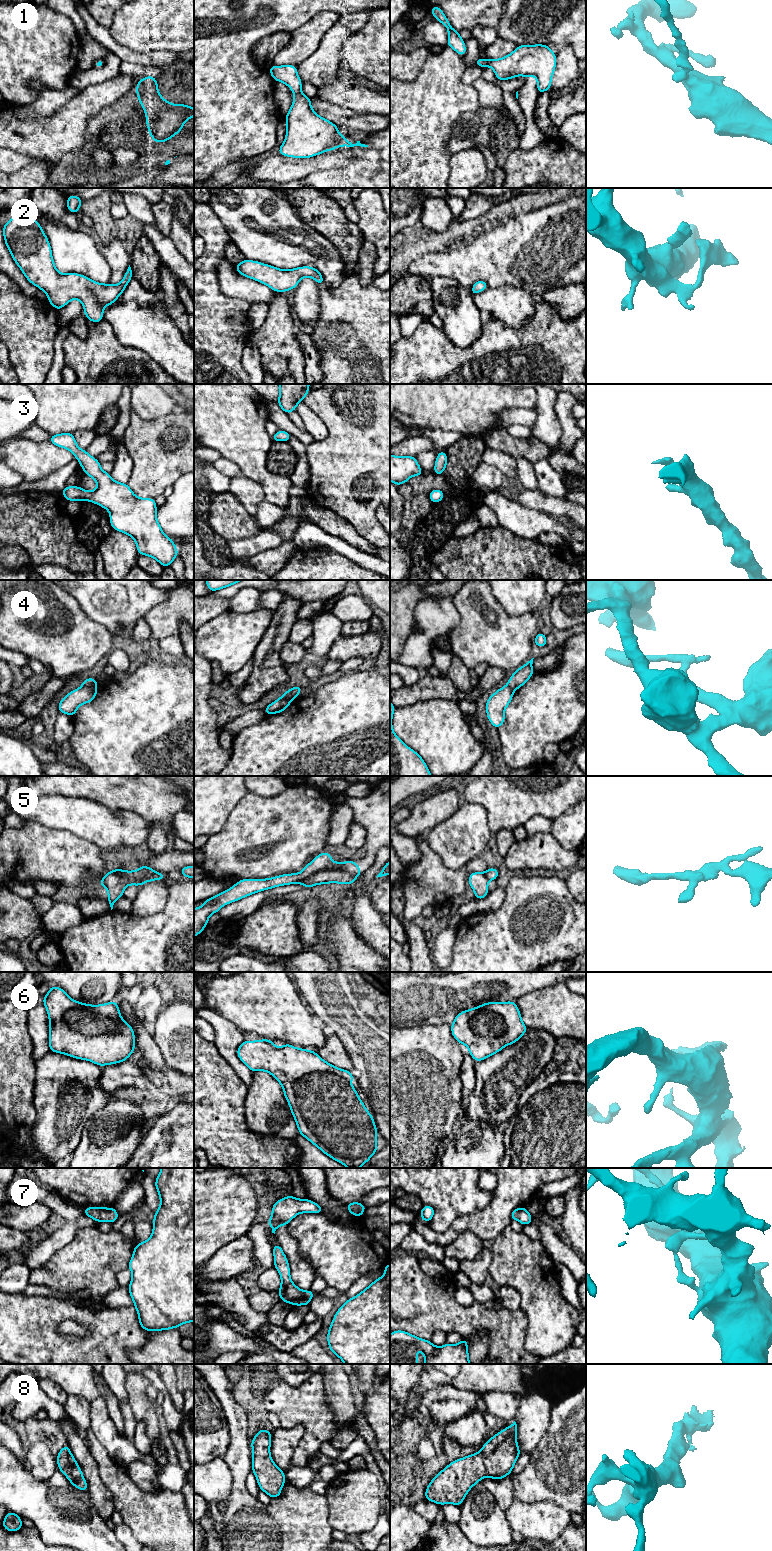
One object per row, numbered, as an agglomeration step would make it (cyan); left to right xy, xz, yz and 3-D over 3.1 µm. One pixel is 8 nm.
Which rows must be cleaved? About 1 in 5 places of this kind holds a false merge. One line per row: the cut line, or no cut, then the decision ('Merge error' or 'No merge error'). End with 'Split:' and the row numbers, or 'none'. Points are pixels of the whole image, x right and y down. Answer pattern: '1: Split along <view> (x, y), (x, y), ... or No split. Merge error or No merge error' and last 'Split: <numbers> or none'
1: No split. No merge error
2: No split. No merge error
3: No split. No merge error
4: Split along xy (96, 684), (82, 687). Merge error
5: Split along xy (111, 870), (120, 876), (133, 879), (149, 879), (159, 873). Merge error
6: No split. No merge error
7: No split. No merge error
8: No split. No merge error
Split: 4, 5

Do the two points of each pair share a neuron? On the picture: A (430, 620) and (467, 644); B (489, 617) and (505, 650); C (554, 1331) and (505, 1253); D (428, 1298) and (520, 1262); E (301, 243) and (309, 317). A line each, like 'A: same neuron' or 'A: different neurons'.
A: different neurons
B: same neuron
C: same neuron
D: different neurons
E: different neurons

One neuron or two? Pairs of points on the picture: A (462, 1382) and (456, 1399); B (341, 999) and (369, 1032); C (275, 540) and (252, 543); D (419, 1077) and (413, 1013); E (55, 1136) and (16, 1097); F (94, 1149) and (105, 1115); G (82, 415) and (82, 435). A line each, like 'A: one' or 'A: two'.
A: two
B: one
C: one
D: two
E: two
F: one
G: two

